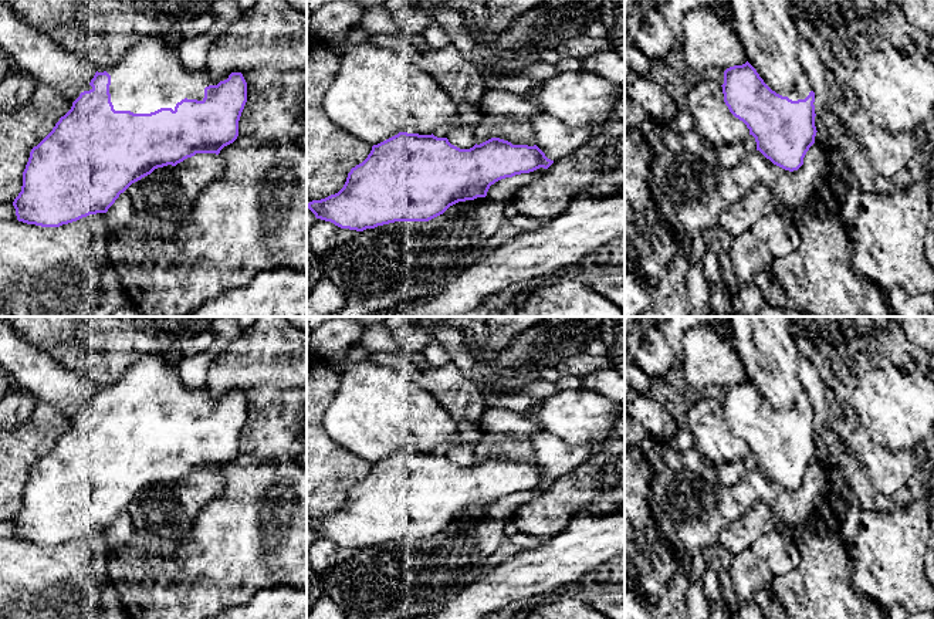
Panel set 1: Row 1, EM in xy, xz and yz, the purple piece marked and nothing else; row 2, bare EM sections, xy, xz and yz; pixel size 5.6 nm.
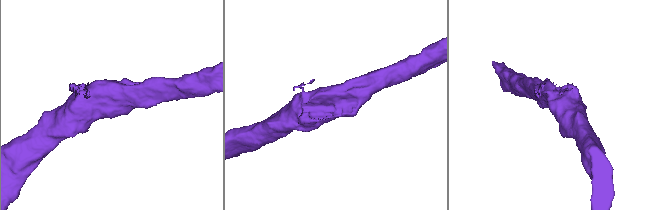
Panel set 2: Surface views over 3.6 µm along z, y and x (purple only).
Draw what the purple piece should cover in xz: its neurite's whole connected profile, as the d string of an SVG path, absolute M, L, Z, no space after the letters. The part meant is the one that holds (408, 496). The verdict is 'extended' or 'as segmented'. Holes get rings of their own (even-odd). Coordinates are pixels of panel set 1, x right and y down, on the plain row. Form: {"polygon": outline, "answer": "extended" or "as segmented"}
{"polygon": "M399 450L373 463L368 476L351 487L338 511L312 518L307 525L317 537L356 549L395 539L429 539L458 520L485 515L490 504L501 497L548 487L552 481L537 463L512 463L491 456L470 467L460 467L447 456L433 451Z", "answer": "as segmented"}

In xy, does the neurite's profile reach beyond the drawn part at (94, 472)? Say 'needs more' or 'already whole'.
needs more

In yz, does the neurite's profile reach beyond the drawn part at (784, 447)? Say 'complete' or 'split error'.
split error

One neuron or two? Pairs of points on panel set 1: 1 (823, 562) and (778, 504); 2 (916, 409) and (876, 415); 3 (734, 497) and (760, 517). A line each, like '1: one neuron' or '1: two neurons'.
1: two neurons
2: one neuron
3: two neurons

